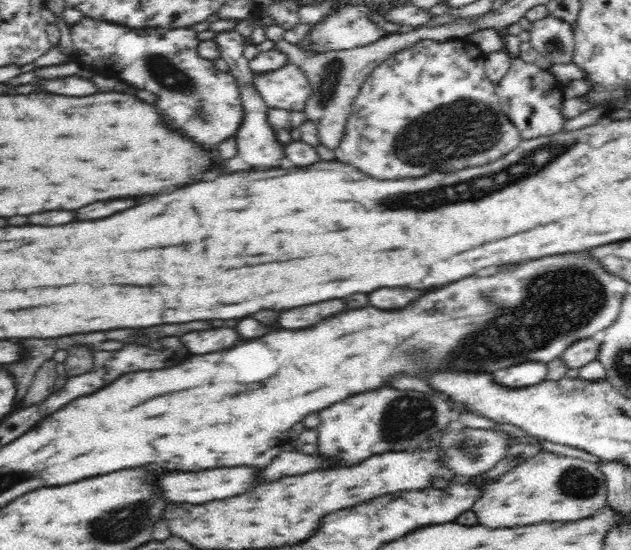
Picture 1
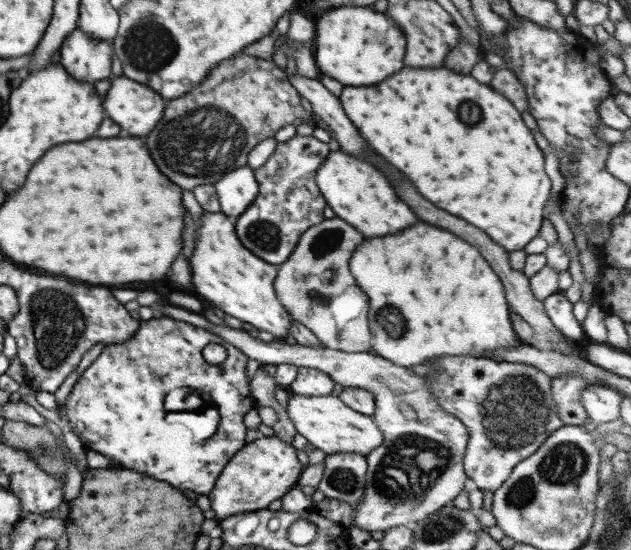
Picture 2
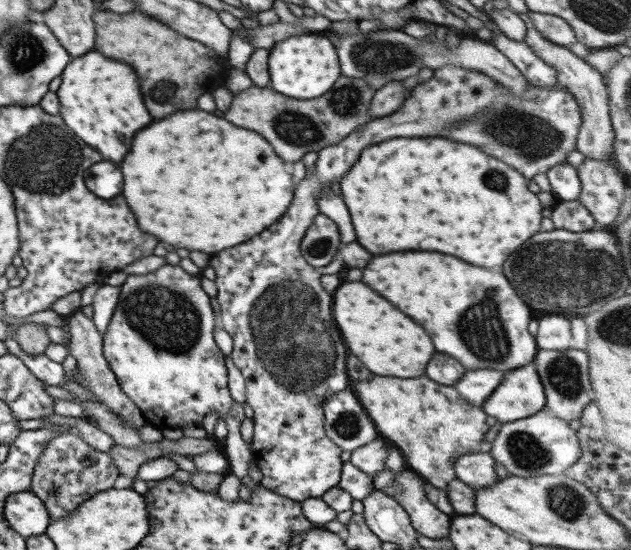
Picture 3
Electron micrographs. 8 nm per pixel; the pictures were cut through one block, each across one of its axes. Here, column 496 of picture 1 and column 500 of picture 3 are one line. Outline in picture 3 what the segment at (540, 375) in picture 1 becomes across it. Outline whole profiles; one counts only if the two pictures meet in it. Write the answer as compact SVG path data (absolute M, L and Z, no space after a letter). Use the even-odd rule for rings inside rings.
M476 369L466 371L463 378L453 388L459 394L459 398L463 398L463 401L481 408L483 402L489 398L501 381L503 381L503 372Z

